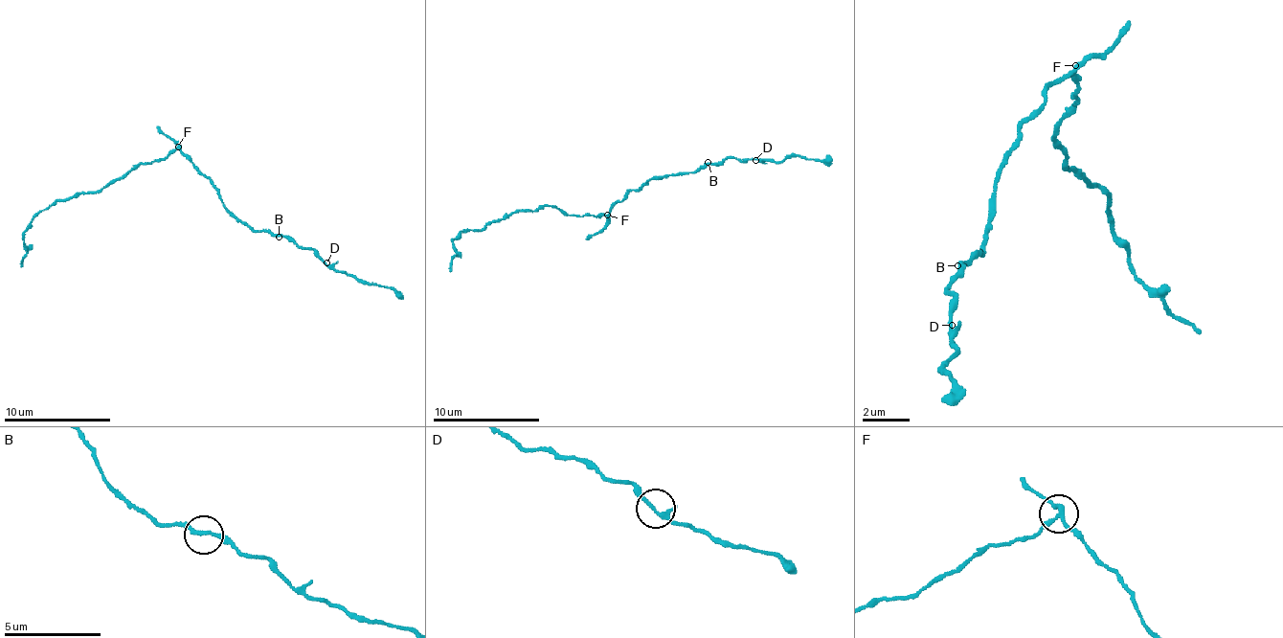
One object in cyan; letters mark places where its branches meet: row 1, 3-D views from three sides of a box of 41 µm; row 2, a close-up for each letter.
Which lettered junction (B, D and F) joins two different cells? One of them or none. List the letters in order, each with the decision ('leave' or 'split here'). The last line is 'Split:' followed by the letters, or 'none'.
B: leave
D: leave
F: split here
Split: F

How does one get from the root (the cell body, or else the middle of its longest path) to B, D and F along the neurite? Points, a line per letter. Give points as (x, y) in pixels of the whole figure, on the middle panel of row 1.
B: (622, 199), (651, 178), (697, 173), (708, 162)
D: (622, 199), (651, 178), (697, 173), (708, 165), (721, 165), (729, 157), (755, 160)
F: (622, 199), (606, 216)

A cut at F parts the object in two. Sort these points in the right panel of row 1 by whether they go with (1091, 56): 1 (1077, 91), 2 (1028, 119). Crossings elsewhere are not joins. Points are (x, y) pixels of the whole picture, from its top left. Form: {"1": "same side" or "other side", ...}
{"1": "other side", "2": "same side"}

